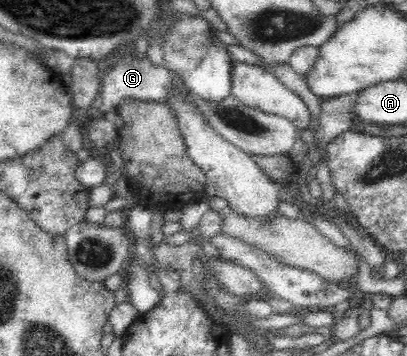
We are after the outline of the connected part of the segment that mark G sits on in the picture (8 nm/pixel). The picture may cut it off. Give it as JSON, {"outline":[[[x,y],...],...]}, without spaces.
{"outline":[[[130,50],[122,55],[117,62],[111,66],[110,70],[101,79],[99,96],[102,99],[100,112],[115,109],[117,104],[123,99],[137,99],[144,101],[154,101],[165,103],[169,98],[171,90],[171,75],[169,69],[163,64],[155,65],[151,63],[149,57],[138,56],[134,50]]]}

